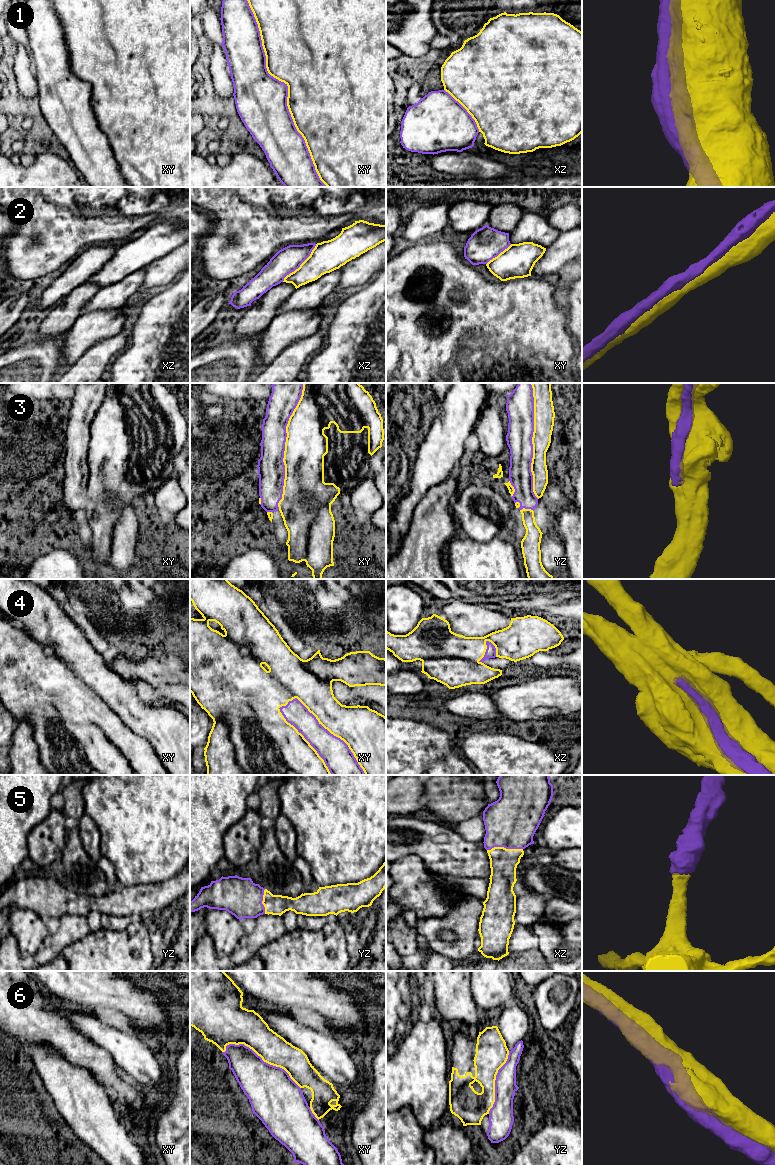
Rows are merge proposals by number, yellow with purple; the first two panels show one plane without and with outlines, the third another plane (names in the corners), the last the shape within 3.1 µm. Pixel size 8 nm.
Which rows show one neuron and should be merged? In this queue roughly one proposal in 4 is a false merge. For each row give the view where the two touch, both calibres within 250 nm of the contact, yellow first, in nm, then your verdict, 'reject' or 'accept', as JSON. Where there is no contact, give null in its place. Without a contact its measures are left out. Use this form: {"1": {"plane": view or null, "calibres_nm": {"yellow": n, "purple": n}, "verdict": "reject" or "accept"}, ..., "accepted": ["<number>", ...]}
{"1": {"plane": "xy", "calibres_nm": {"yellow": 500, "purple": 420}, "verdict": "accept"}, "2": {"plane": "xz", "calibres_nm": {"yellow": 260, "purple": 200}, "verdict": "reject"}, "3": {"plane": "xy", "calibres_nm": {"yellow": 340, "purple": 220}, "verdict": "accept"}, "4": {"plane": "xy", "calibres_nm": {"yellow": 340, "purple": 220}, "verdict": "accept"}, "5": {"plane": "xz", "calibres_nm": {"yellow": 220, "purple": 420}, "verdict": "accept"}, "6": {"plane": "xy", "calibres_nm": {"yellow": 240, "purple": 380}, "verdict": "reject"}, "accepted": ["1", "3", "4", "5"]}

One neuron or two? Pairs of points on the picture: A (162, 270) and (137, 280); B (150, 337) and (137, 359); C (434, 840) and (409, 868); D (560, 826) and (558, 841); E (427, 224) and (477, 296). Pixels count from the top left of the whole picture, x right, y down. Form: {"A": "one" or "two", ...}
{"A": "two", "B": "one", "C": "two", "D": "one", "E": "two"}

